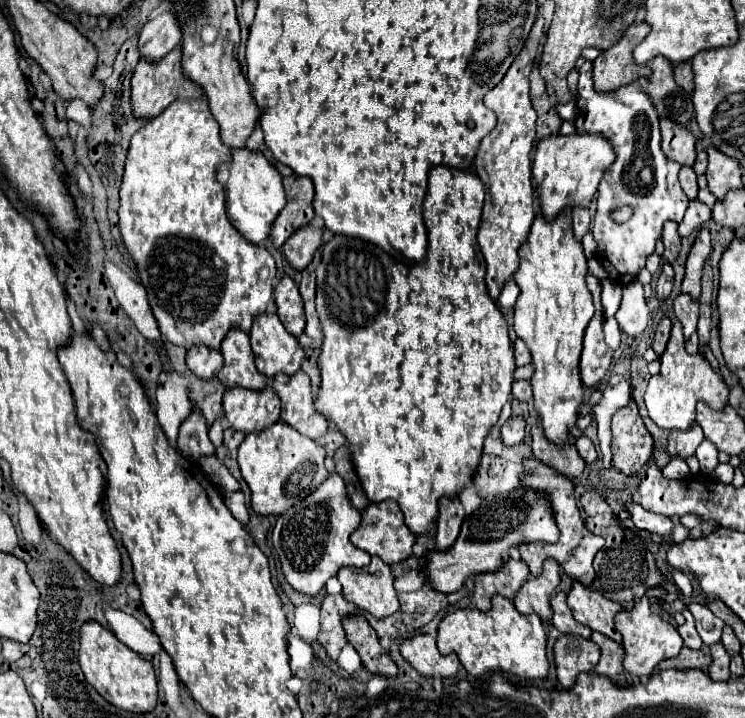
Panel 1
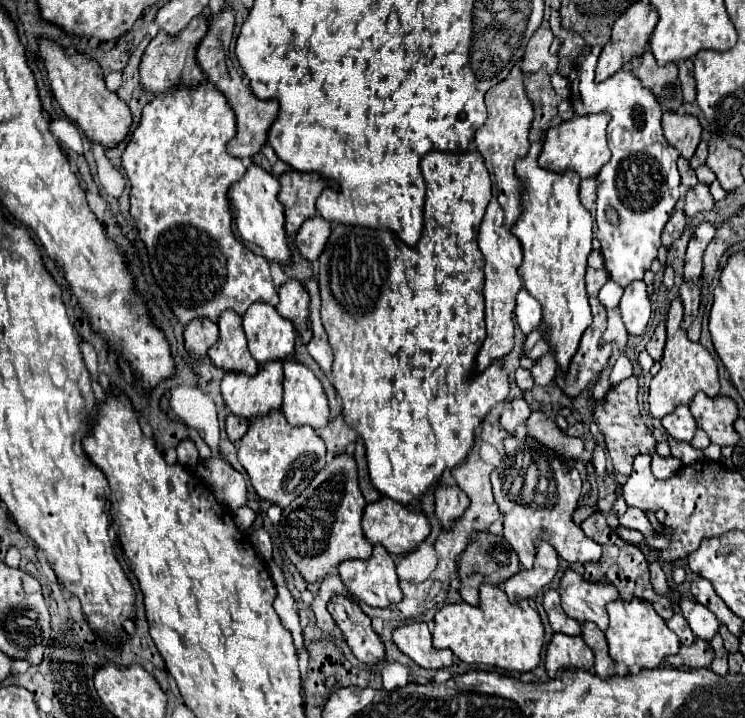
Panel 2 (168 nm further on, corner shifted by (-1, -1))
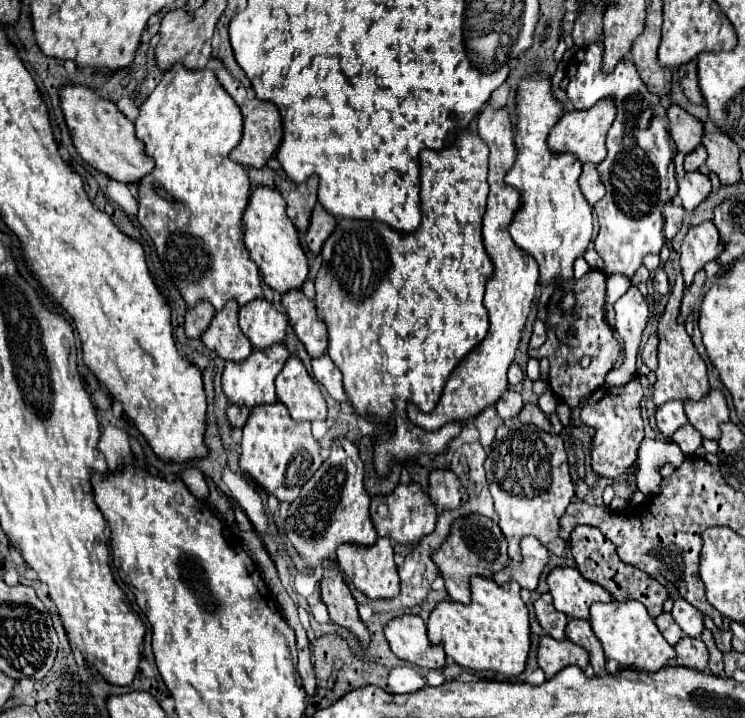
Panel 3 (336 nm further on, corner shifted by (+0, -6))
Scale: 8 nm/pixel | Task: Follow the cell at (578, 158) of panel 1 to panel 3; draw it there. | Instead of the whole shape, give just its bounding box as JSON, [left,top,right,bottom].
[547,101,615,163]

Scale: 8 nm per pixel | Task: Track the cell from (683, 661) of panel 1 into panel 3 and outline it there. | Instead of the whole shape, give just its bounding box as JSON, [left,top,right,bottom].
[669,637,709,671]

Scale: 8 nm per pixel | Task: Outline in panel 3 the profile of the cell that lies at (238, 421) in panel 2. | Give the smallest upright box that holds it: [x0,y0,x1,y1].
[227,405,249,427]

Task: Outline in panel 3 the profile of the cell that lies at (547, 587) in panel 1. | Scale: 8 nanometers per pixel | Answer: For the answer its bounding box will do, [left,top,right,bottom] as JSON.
[493,537,549,591]

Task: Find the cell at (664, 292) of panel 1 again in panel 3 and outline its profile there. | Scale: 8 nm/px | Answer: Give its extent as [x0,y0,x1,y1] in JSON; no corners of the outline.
[651,269,669,295]

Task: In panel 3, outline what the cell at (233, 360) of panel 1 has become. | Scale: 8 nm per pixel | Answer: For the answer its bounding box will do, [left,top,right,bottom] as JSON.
[201,301,253,361]

